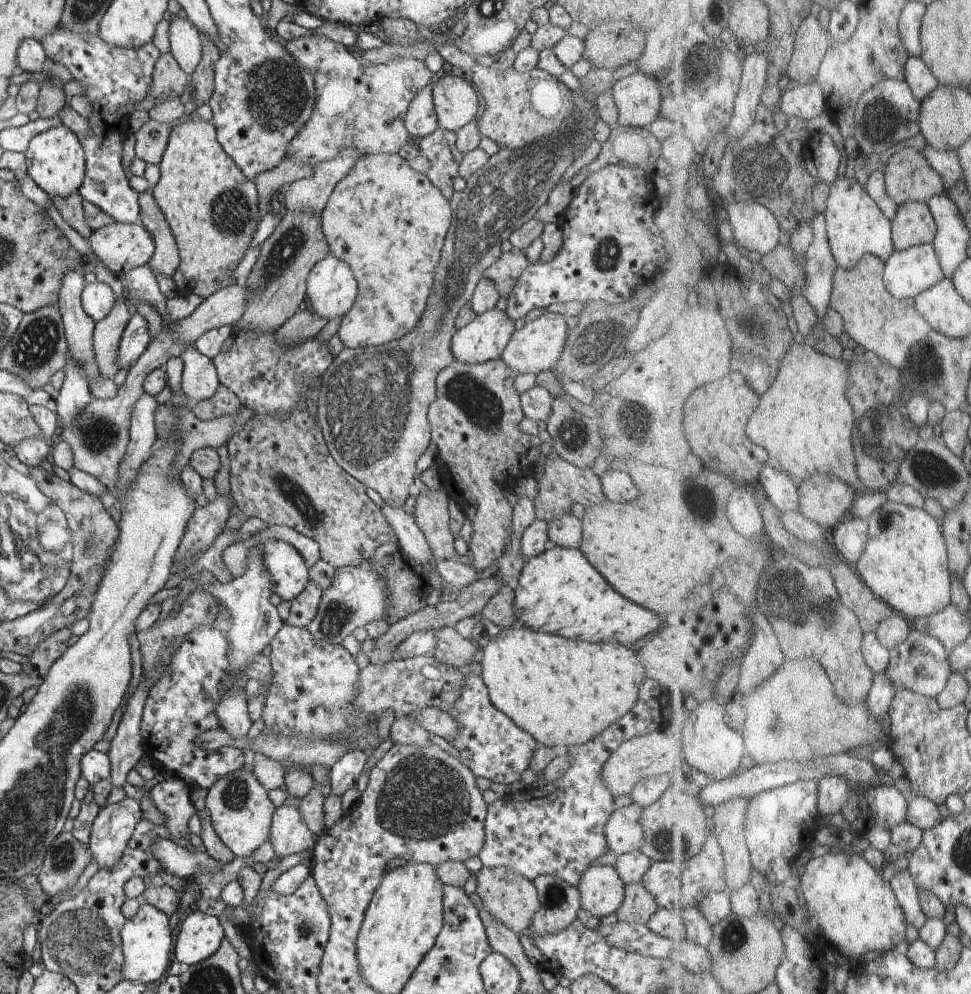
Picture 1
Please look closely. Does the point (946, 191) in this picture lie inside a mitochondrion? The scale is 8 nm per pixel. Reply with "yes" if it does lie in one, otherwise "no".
no

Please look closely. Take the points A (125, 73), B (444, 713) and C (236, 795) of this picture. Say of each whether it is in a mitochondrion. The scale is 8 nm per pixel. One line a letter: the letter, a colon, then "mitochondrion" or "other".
A: other
B: other
C: mitochondrion

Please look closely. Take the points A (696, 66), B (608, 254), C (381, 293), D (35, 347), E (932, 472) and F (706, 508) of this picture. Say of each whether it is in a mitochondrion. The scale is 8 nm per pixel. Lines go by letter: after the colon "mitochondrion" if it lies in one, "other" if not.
A: mitochondrion
B: mitochondrion
C: mitochondrion
D: mitochondrion
E: mitochondrion
F: mitochondrion

